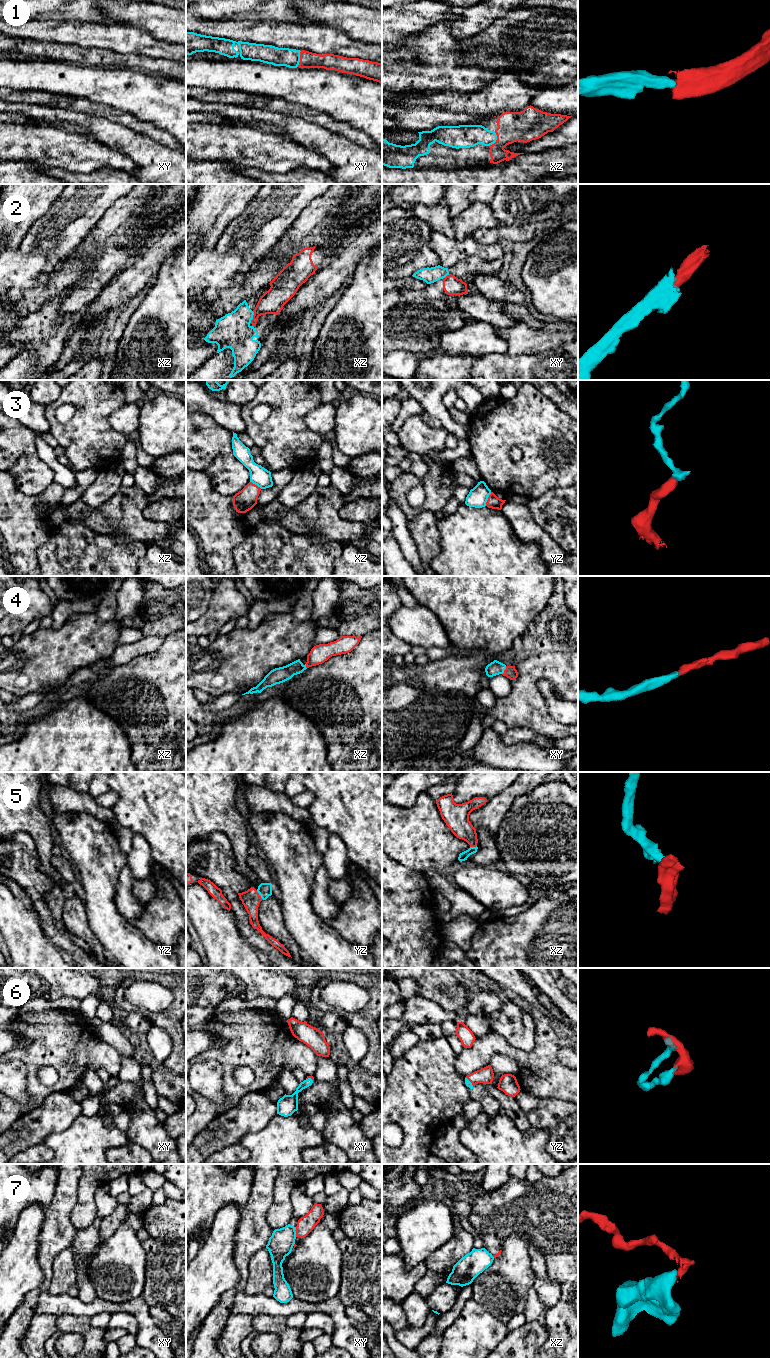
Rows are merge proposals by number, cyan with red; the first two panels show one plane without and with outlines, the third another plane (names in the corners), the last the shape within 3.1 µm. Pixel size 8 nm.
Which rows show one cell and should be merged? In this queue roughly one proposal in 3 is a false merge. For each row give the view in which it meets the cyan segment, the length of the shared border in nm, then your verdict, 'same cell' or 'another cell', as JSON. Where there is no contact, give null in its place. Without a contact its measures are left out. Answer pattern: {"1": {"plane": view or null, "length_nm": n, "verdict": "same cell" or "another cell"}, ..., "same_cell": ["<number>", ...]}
{"1": {"plane": "xz", "length_nm": 140, "verdict": "same cell"}, "2": {"plane": "xz", "length_nm": 100, "verdict": "another cell"}, "3": {"plane": "yz", "length_nm": 120, "verdict": "another cell"}, "4": {"plane": "xy", "length_nm": 80, "verdict": "same cell"}, "5": {"plane": "yz", "length_nm": 100, "verdict": "same cell"}, "6": {"plane": "yz", "length_nm": 110, "verdict": "same cell"}, "7": {"plane": "xy", "length_nm": 80, "verdict": "another cell"}, "same_cell": ["1", "4", "5", "6"]}

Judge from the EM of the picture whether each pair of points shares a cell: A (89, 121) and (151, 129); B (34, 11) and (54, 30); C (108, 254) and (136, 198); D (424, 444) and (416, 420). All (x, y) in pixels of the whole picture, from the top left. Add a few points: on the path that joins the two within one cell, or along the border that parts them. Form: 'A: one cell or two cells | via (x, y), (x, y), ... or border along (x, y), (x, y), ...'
A: two cells | border along (99, 116), (143, 134)
B: two cells | border along (33, 18), (67, 20)
C: one cell | via (120, 240), (124, 234), (127, 212)
D: one cell | via (418, 438), (416, 436), (416, 426)

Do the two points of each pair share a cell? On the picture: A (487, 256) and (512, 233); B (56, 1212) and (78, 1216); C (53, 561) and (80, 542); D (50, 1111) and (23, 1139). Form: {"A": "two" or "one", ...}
{"A": "two", "B": "two", "C": "one", "D": "one"}

